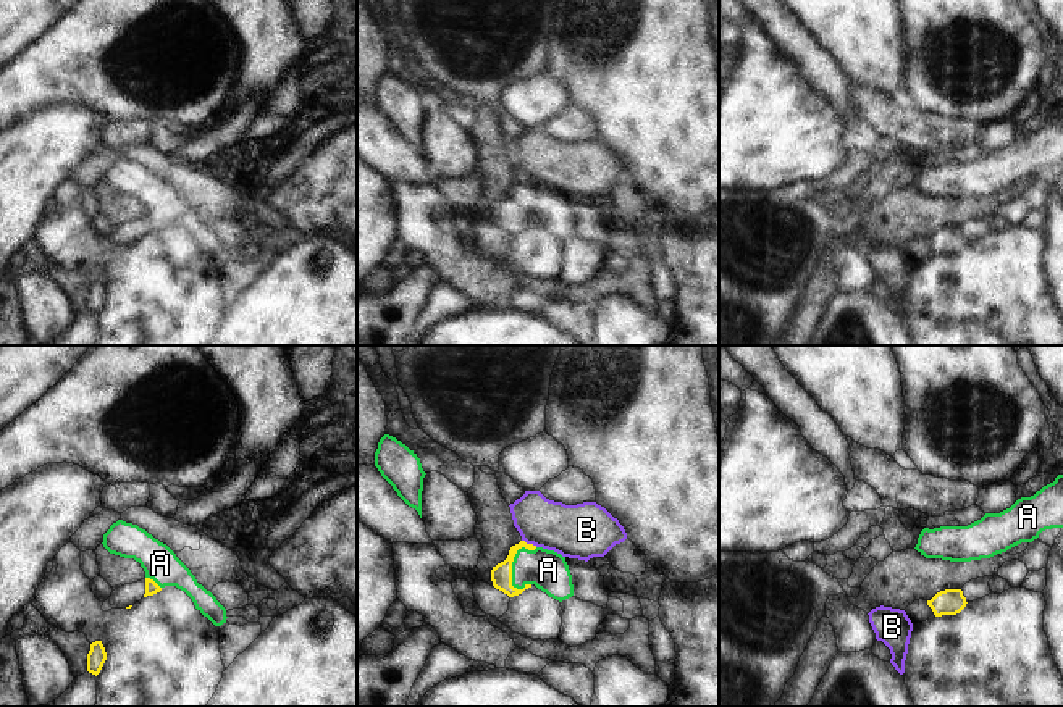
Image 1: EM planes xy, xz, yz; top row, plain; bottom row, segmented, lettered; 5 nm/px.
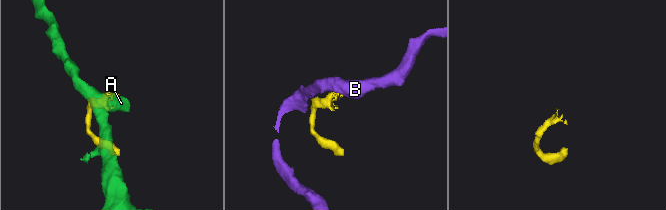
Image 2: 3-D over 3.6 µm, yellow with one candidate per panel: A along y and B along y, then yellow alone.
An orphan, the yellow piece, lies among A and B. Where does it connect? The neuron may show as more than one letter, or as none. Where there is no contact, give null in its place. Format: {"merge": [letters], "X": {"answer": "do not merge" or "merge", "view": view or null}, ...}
{"merge": ["A"], "A": {"answer": "merge", "view": "xz"}, "B": {"answer": "do not merge", "view": "xz"}}

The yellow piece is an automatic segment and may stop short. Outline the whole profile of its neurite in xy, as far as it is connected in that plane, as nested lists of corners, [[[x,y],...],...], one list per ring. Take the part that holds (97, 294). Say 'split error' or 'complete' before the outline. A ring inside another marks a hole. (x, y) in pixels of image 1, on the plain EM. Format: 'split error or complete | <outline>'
complete | [[[102,279],[92,281],[90,289],[87,292],[87,310],[97,315],[105,299],[107,299],[107,291]]]

